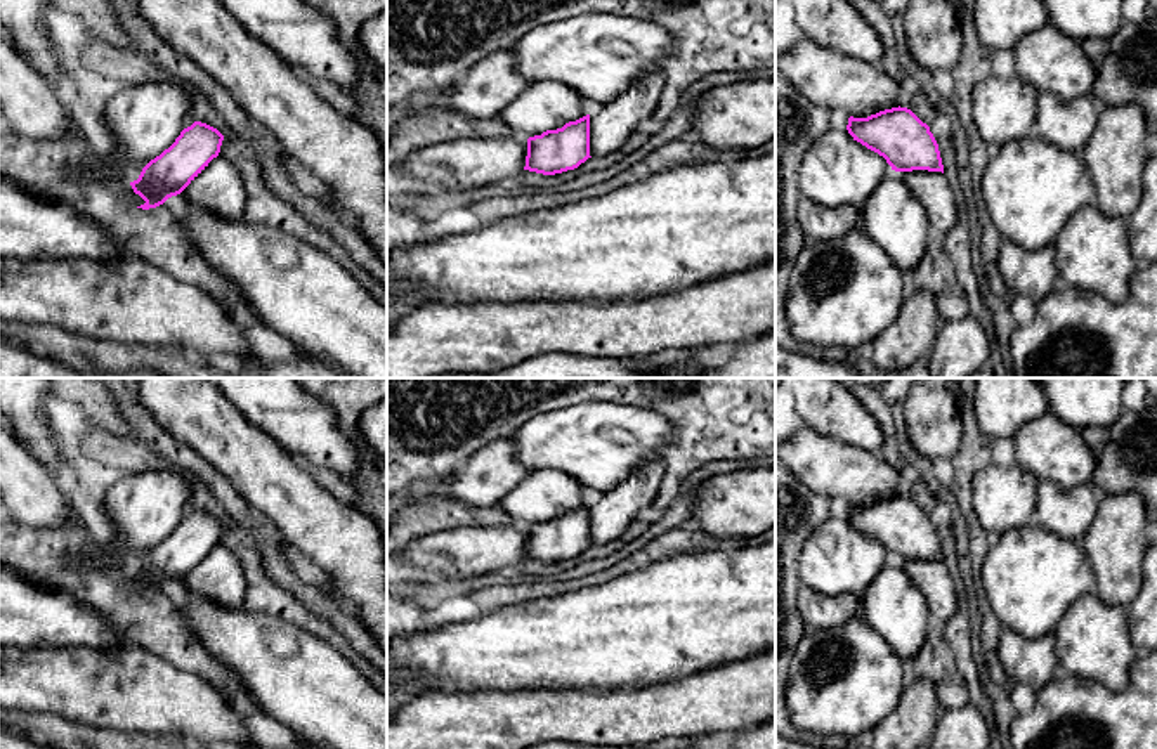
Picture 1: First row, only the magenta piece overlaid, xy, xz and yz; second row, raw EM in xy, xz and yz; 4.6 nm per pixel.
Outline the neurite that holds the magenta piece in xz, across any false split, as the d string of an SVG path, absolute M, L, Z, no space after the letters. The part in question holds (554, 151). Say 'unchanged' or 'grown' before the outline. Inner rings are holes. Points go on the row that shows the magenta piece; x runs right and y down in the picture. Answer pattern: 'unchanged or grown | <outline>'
unchanged | M590 114L527 139L524 170L555 175L578 168L590 156Z

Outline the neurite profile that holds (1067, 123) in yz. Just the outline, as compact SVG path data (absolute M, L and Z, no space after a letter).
M1039 92L1034 104L1034 134L1079 156L1095 130L1101 106L1091 95L1060 101Z

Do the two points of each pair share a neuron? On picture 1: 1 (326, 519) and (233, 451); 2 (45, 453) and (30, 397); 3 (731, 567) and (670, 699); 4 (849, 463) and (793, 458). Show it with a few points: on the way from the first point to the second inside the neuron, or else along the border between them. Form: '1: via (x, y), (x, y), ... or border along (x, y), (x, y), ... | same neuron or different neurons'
1: via (304, 505), (255, 465) | same neuron
2: via (39, 439), (30, 427), (30, 411) | same neuron
3: border along (720, 666), (640, 687) | different neurons
4: via (835, 463), (807, 458) | same neuron

